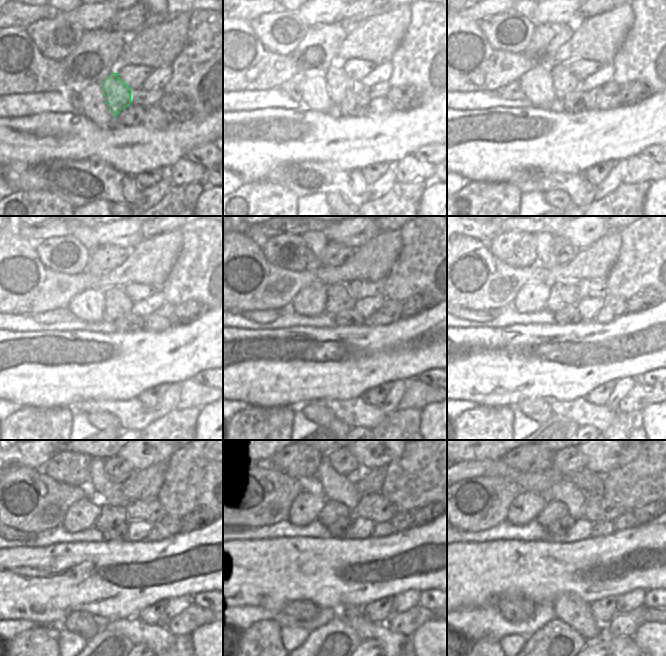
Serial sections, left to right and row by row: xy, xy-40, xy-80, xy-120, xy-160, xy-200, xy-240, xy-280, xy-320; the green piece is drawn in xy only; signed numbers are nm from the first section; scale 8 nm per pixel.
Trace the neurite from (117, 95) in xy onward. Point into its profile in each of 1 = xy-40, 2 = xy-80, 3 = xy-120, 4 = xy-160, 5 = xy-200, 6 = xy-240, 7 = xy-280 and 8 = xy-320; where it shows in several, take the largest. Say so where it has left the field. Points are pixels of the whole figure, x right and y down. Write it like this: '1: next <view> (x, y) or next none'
1: next xy-40 (339, 84)
2: next xy-80 (564, 82)
3: next xy-120 (117, 303)
4: next xy-160 (339, 299)
5: next xy-200 (561, 293)
6: next xy-240 (110, 515)
7: next xy-280 (332, 511)
8: next xy-320 (553, 510)

